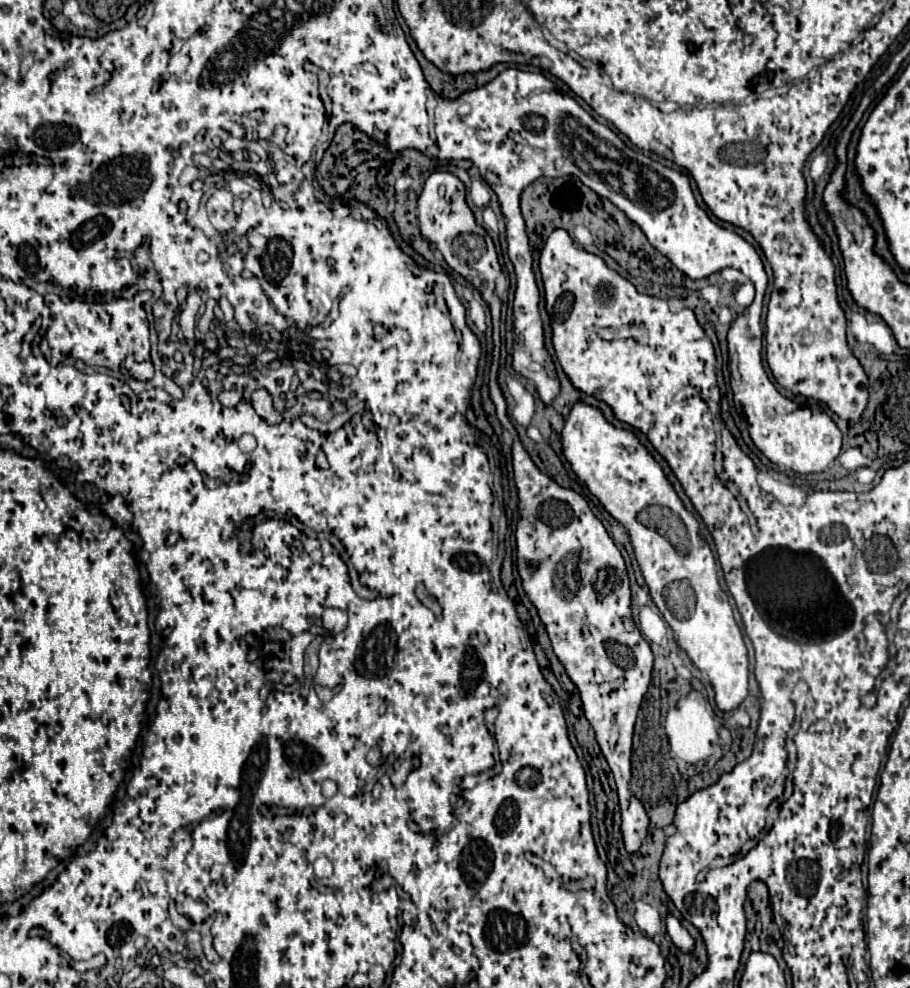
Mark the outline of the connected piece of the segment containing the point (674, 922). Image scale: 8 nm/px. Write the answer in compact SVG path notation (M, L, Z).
M667 914L665 922L667 922L667 932L669 932L673 944L675 944L679 950L683 950L683 952L691 952L691 950L693 950L693 938L691 938L689 932L681 926L681 922L677 920L675 916L671 916L671 914Z

